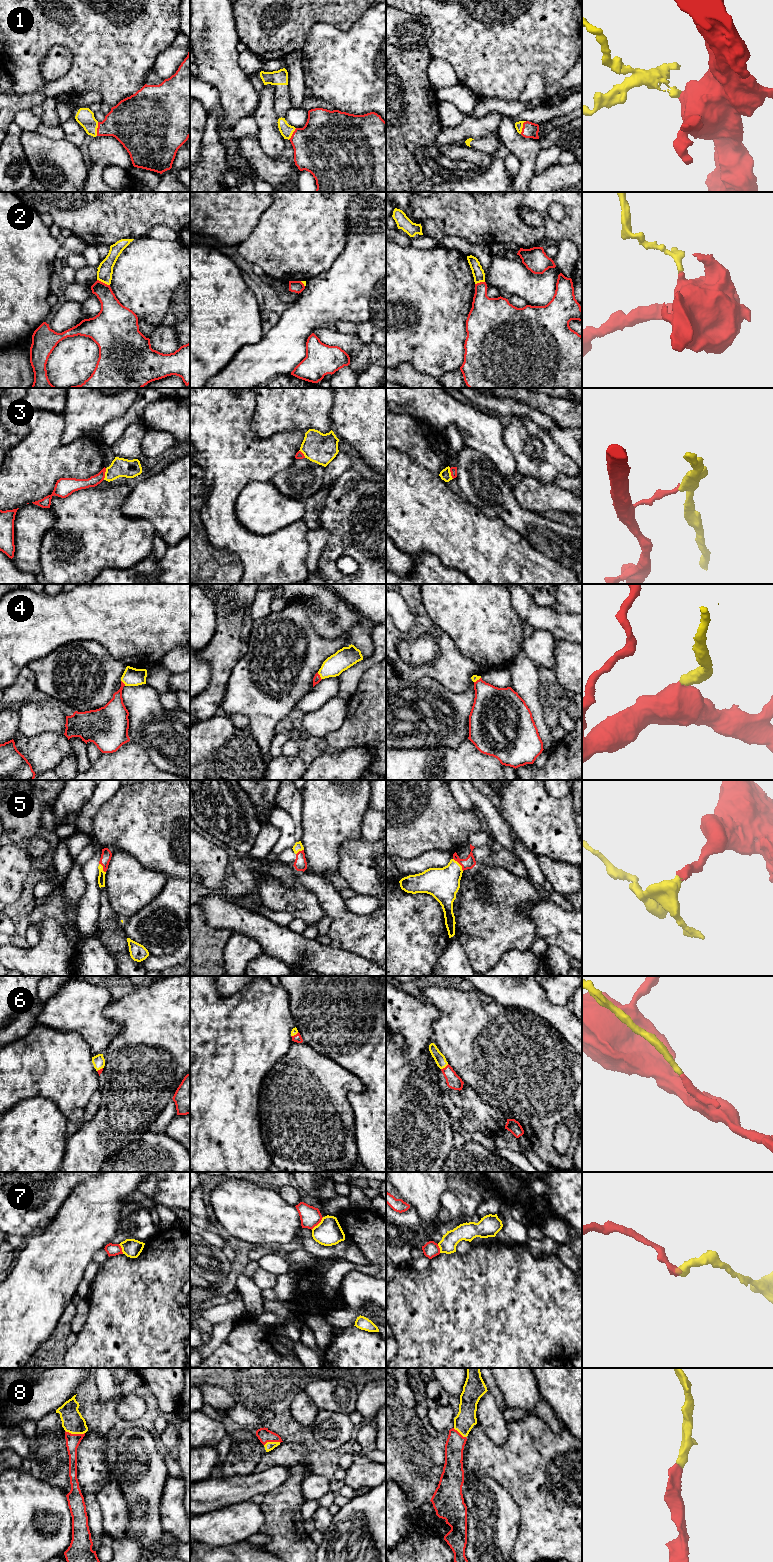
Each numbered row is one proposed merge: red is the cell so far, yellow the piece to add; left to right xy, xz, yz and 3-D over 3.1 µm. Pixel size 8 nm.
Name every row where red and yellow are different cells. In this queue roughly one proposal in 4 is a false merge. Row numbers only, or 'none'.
2, 3, 7

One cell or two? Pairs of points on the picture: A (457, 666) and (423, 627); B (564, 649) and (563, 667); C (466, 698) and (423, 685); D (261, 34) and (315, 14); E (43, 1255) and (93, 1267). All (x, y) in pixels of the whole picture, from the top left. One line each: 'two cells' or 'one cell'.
A: one cell
B: one cell
C: one cell
D: one cell
E: two cells

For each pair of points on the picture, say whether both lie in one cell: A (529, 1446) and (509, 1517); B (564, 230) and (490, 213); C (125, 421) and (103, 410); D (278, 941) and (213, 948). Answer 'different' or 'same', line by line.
A: different
B: same
C: different
D: different

